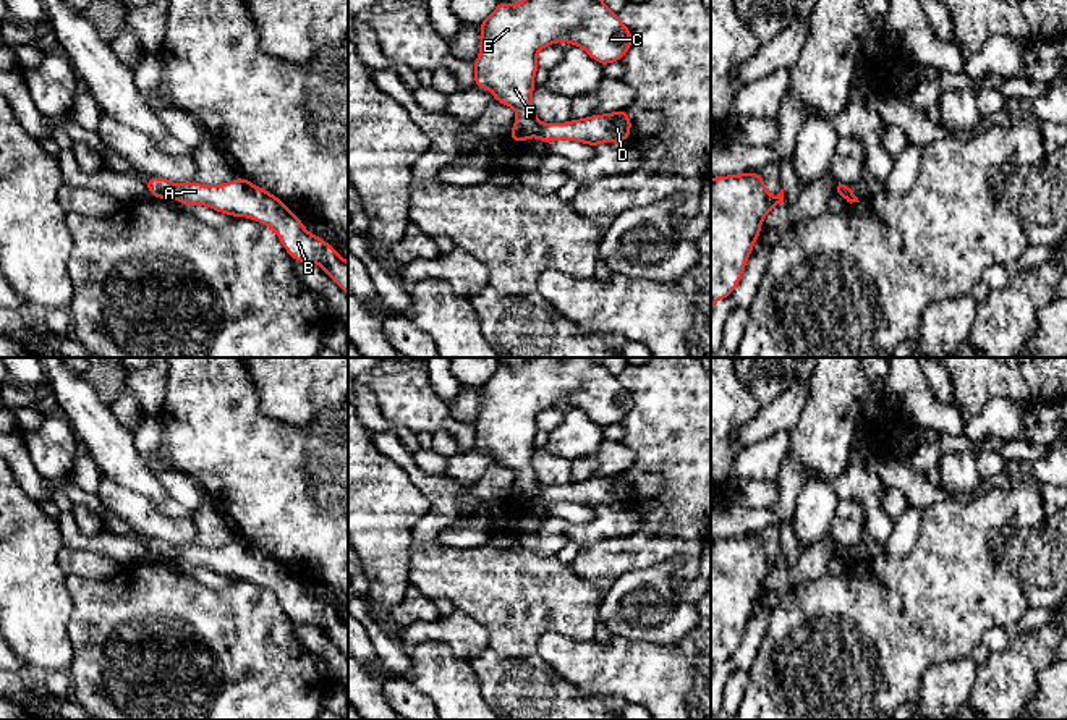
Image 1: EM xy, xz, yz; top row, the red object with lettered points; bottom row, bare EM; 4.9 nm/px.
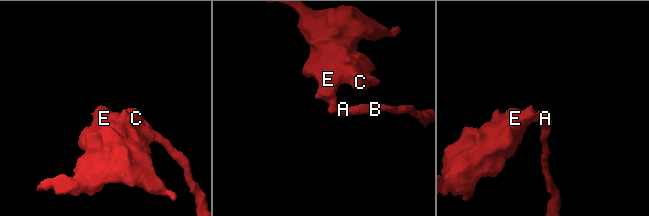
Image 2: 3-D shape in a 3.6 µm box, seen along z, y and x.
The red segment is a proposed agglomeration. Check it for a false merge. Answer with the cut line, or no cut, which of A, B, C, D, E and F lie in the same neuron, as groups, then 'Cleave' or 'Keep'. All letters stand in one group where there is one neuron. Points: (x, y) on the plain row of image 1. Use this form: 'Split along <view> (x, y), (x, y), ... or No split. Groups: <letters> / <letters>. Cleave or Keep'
Split along xy (177, 547), (172, 560). Groups: A B D / C E F. Cleave

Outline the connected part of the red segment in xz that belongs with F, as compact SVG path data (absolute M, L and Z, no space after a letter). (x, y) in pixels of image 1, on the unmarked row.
M528 358L521 366L499 364L479 387L481 413L473 426L474 448L486 450L492 460L516 472L510 500L520 506L534 500L541 484L533 469L536 417L541 411L567 403L585 411L602 429L620 424L633 406L633 398L602 362L601 358Z

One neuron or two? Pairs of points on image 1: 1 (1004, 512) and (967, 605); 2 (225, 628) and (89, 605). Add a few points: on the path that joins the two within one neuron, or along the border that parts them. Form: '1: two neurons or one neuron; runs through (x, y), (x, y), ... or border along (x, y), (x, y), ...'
1: one neuron; runs through (980, 534), (967, 547), (967, 581)
2: one neuron; runs through (191, 628), (123, 628)

